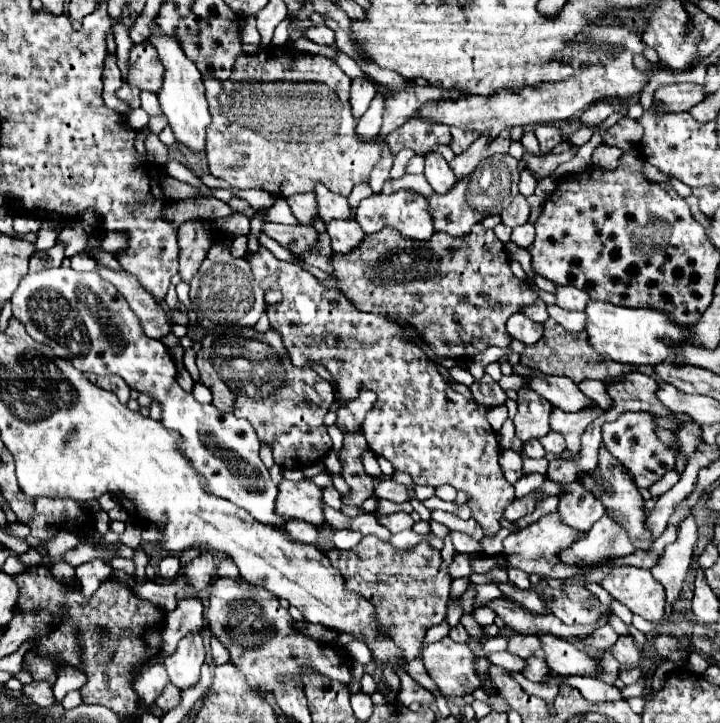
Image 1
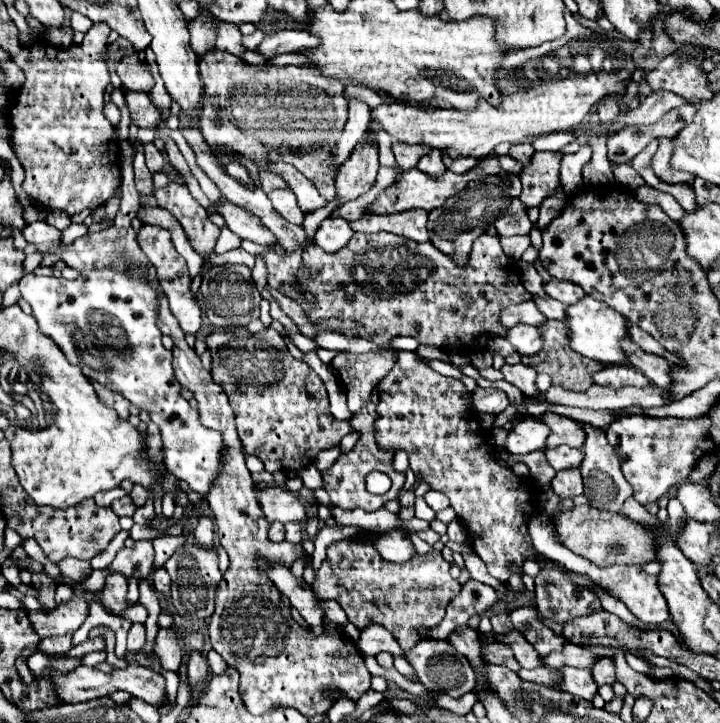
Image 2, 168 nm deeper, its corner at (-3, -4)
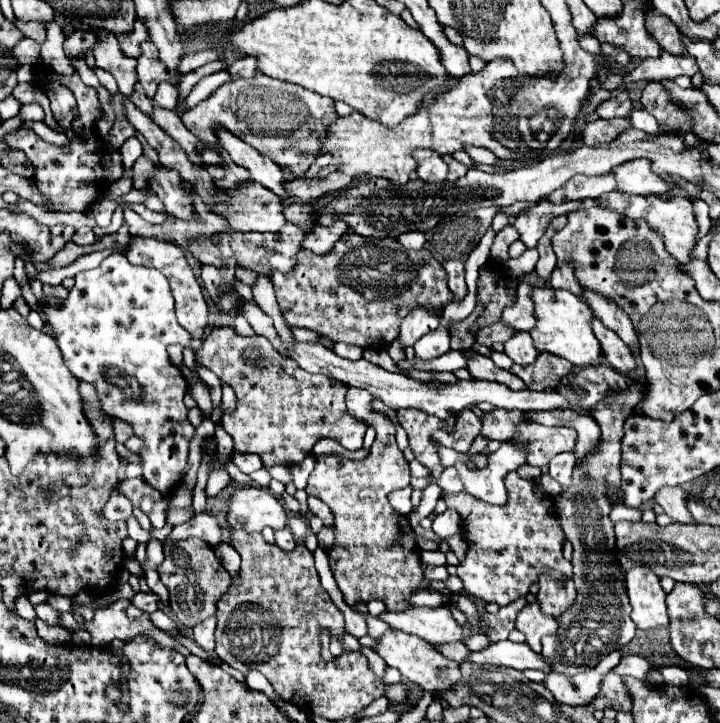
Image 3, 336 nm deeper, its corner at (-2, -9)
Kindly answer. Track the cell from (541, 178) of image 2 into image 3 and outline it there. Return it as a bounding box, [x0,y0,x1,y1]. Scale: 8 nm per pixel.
[513,198,597,248]

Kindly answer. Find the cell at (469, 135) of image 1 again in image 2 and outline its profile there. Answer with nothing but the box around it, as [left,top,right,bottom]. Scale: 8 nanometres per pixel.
[444,155,478,174]

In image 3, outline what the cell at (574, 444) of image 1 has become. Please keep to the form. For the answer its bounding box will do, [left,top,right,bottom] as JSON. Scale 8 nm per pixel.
[513,422,577,466]

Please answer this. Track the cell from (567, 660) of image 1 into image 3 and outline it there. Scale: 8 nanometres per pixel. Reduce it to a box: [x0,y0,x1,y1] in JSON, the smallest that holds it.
[515,602,559,652]

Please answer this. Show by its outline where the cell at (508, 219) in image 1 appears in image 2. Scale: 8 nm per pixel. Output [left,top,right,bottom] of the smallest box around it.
[494,199,532,235]

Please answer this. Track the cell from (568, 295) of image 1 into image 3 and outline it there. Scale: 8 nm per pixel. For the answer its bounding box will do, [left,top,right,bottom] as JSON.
[549,266,583,294]

